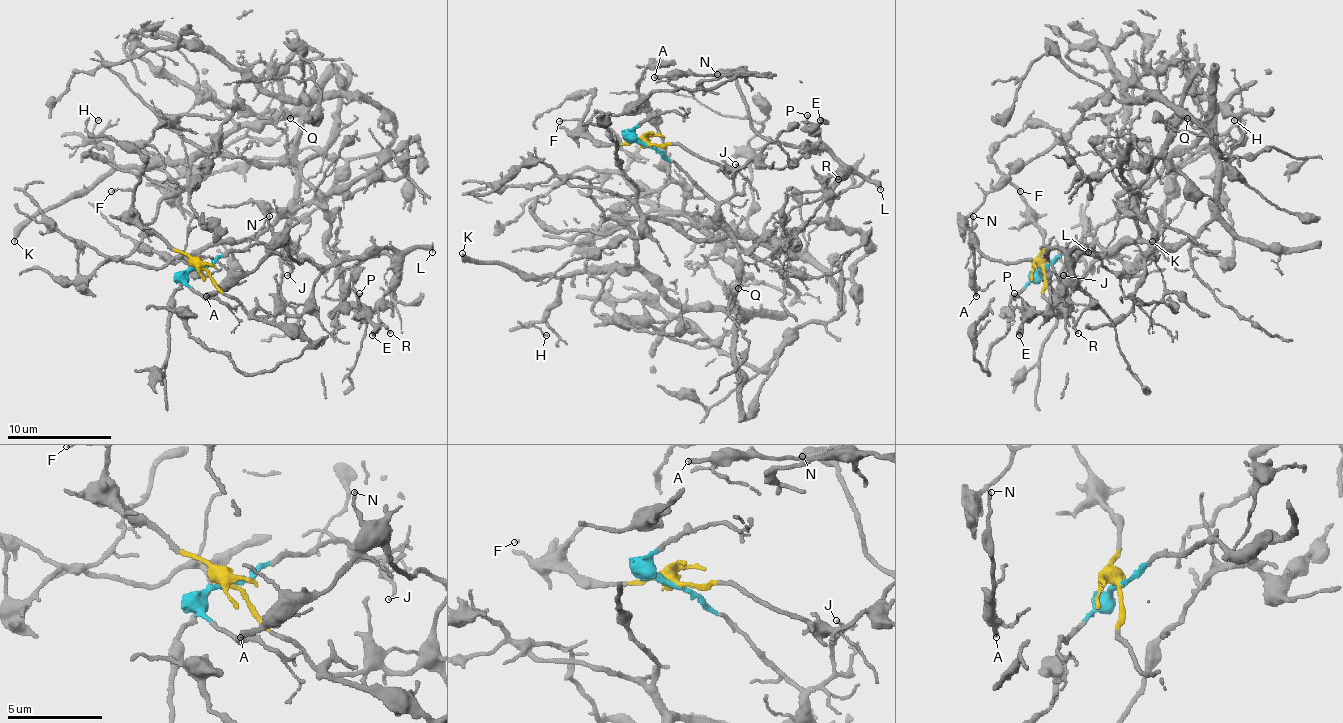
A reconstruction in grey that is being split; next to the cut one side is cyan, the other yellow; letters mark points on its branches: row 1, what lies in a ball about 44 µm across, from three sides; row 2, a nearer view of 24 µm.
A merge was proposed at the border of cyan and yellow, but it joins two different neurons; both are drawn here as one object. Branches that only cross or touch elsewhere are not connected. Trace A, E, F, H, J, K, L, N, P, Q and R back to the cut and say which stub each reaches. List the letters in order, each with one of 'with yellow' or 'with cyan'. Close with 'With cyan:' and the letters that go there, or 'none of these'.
A: with yellow
E: with yellow
F: with yellow
H: with cyan
J: with cyan
K: with cyan
L: with yellow
N: with yellow
P: with yellow
Q: with cyan
R: with yellow
With cyan: H, J, K, Q

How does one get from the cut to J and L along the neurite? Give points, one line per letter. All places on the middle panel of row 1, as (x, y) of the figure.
J: (646, 145), (659, 148), (719, 203), (735, 192), (735, 164)
L: (646, 145), (685, 145), (701, 158), (740, 169), (761, 150), (782, 143), (818, 145), (868, 177), (881, 190)

